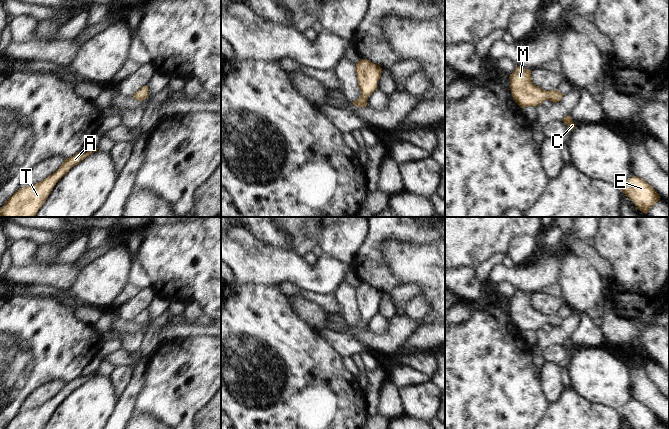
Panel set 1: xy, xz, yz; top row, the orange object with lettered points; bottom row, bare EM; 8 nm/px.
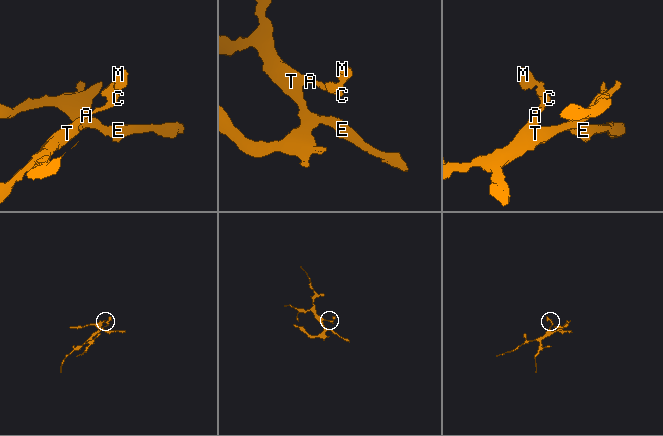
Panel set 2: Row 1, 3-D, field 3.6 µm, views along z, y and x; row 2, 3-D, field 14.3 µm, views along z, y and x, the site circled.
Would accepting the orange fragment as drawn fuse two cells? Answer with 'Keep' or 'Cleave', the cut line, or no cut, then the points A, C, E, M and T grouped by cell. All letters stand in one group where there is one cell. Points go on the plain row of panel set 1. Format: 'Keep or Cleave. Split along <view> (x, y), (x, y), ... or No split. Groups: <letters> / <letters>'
Keep. No split. Groups: A C E M T

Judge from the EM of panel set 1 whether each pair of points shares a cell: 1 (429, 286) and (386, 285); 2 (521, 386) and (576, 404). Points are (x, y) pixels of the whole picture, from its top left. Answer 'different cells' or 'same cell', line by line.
1: different cells
2: different cells

